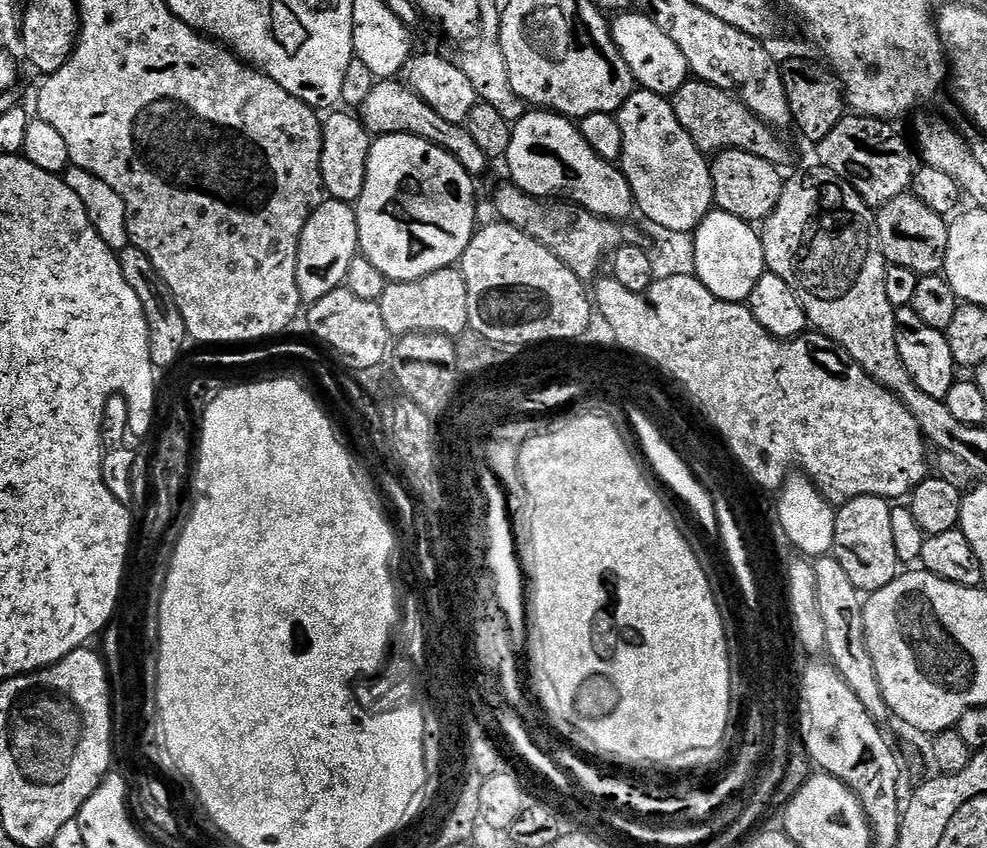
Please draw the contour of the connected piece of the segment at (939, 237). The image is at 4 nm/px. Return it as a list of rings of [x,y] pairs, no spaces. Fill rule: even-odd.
[[[905,194],[890,202],[879,205],[876,225],[880,235],[880,245],[889,265],[916,272],[917,277],[934,276],[944,271],[944,259],[948,253],[948,226],[945,217],[934,214],[926,202],[917,196]]]

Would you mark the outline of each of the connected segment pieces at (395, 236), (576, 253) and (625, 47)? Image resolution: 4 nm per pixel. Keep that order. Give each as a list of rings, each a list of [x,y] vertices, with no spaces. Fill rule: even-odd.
[[[406,134],[376,136],[371,141],[365,185],[354,203],[358,222],[359,251],[380,270],[388,282],[421,280],[443,268],[451,268],[470,246],[478,231],[476,188],[465,178],[464,167],[450,153],[429,140]]]
[[[505,182],[494,196],[494,206],[499,214],[497,217],[503,223],[510,224],[530,234],[536,241],[542,242],[585,284],[595,279],[605,255],[606,258],[625,243],[641,243],[642,238],[639,232],[630,227],[630,224],[621,224],[619,228],[610,230],[610,226],[606,226],[606,223],[598,224],[596,216],[580,205],[570,202],[559,203],[560,206],[548,206],[547,204],[549,204],[547,201],[521,191],[519,187],[510,182]]]
[[[625,10],[615,19],[611,21],[612,37],[641,89],[670,98],[683,84],[688,83],[690,73],[686,54],[674,46],[674,38],[670,38],[670,34],[663,32],[640,10]]]

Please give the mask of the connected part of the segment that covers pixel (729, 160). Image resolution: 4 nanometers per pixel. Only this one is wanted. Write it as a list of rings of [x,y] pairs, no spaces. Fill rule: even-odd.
[[[725,148],[723,152],[715,153],[711,170],[715,207],[719,211],[749,222],[763,222],[779,208],[786,180],[780,177],[781,169],[769,160],[758,158],[746,150]]]

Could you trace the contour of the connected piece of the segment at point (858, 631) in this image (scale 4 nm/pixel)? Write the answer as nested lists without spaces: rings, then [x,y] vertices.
[[[835,555],[819,557],[814,565],[822,619],[826,624],[827,655],[831,663],[835,664],[836,669],[842,674],[846,686],[854,690],[858,702],[866,706],[866,710],[876,721],[884,722],[884,719],[890,716],[888,699],[884,697],[884,685],[880,682],[880,674],[876,671],[876,663],[870,654],[870,646],[866,638],[866,618],[854,582],[850,582],[850,577],[847,576],[846,570],[842,570]]]

